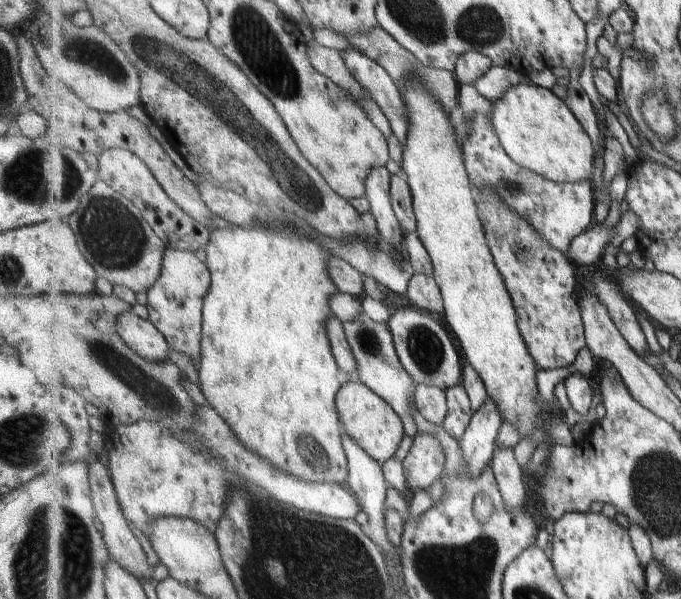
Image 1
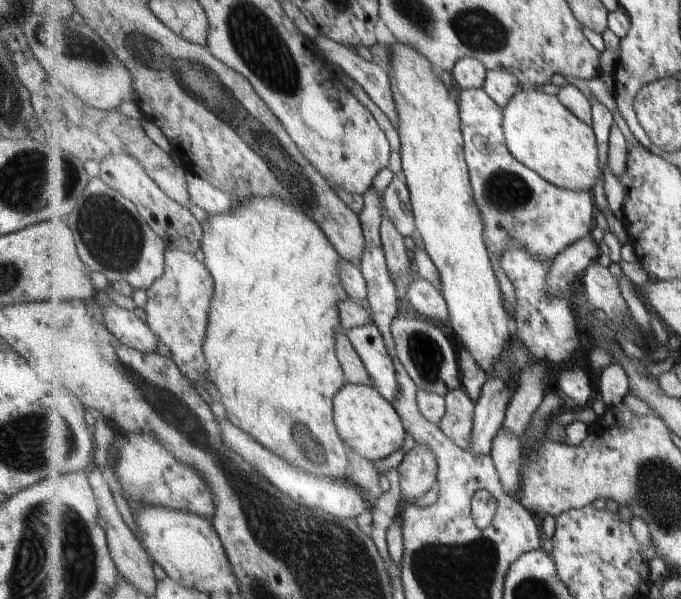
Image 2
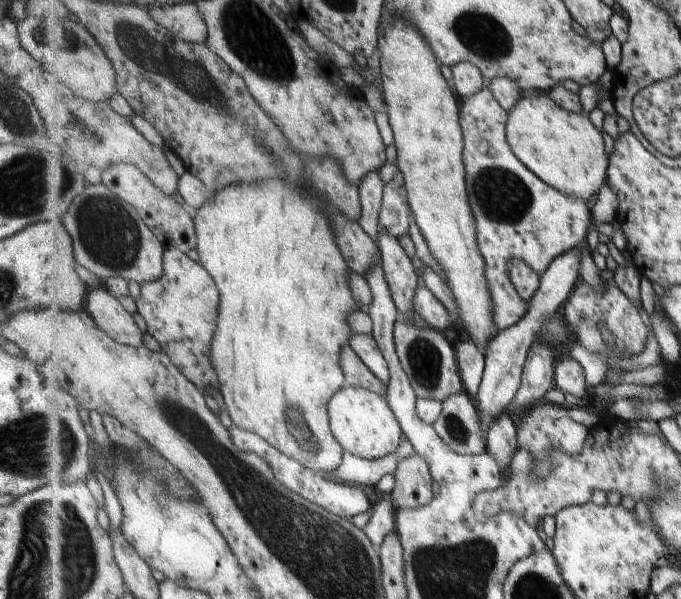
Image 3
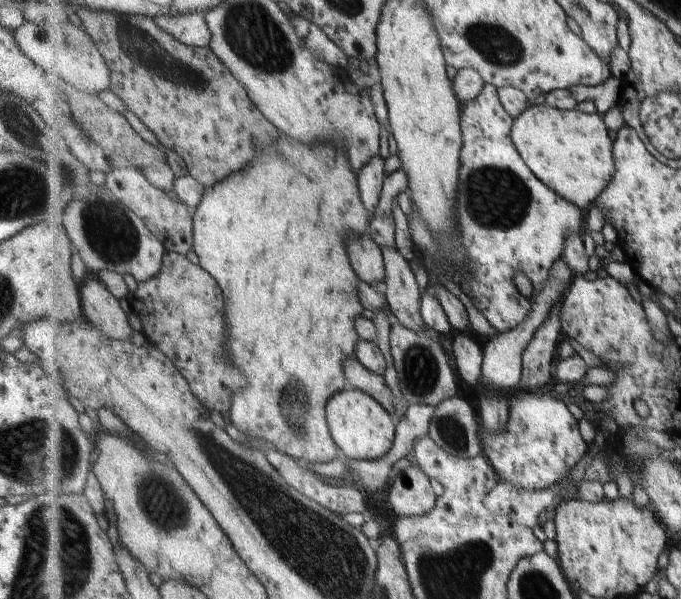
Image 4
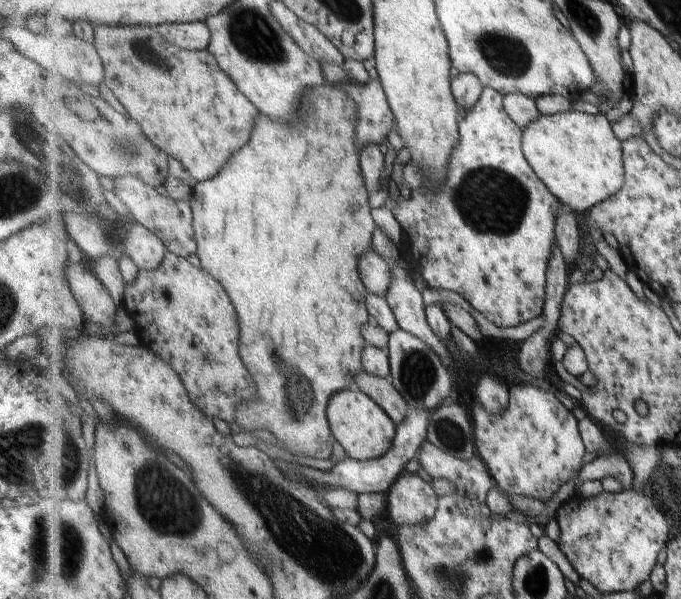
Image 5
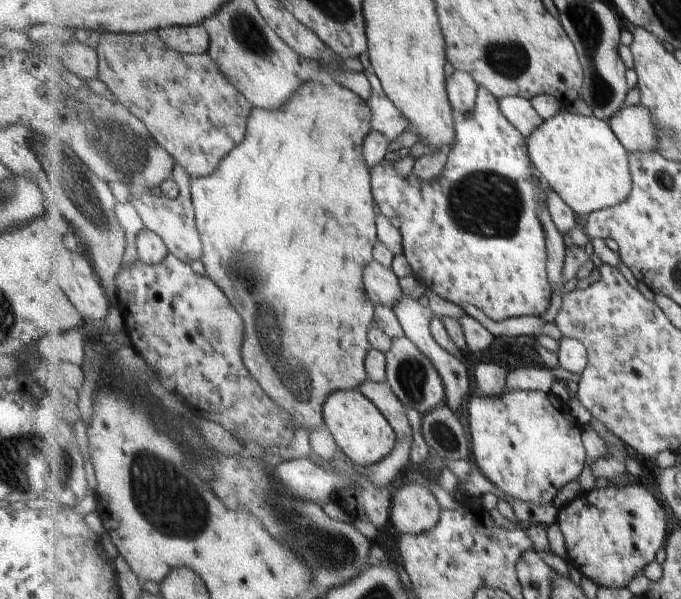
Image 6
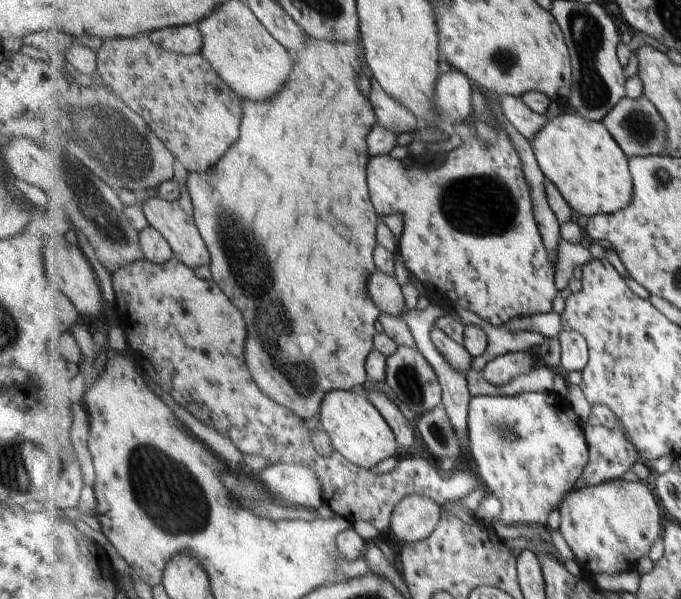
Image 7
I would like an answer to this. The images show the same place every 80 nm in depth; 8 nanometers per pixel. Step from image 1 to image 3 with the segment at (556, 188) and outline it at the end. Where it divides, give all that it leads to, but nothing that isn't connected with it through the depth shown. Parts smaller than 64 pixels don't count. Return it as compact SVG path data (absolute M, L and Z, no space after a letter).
M487 84L470 98L460 98L460 120L464 130L464 158L468 171L469 202L473 206L473 216L477 218L476 240L487 266L488 286L492 291L493 317L500 331L518 324L527 314L529 302L523 299L512 285L507 267L512 261L524 261L539 275L550 268L552 263L569 250L585 243L587 231L592 229L592 201L568 196L550 186L544 179L534 174L511 149L507 140L508 111L497 102Z

